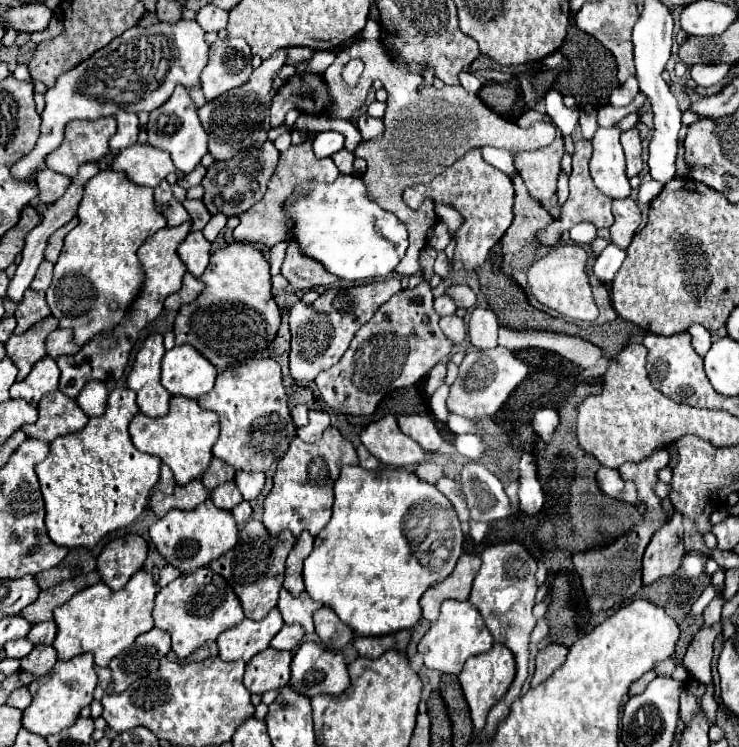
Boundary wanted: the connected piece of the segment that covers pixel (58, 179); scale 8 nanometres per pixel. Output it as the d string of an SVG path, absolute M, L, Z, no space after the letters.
M42 169L36 177L36 183L40 187L40 201L44 205L52 205L54 201L58 201L64 195L66 187L70 185L70 177L64 177L50 169Z

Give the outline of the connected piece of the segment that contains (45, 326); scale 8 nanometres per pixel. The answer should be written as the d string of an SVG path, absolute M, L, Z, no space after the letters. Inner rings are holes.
M46 317L42 321L38 321L36 325L32 325L26 333L22 335L12 335L4 345L6 345L6 355L14 361L14 365L18 367L18 379L22 381L34 367L36 361L40 361L42 357L46 357L46 349L44 349L44 339L48 337L48 333L52 333L54 329L58 329L58 319L56 317Z

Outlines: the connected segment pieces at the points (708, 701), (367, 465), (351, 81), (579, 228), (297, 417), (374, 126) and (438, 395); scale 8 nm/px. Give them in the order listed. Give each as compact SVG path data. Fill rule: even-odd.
M708 687L706 695L704 695L704 701L700 703L700 709L702 709L702 713L704 713L704 717L706 717L706 721L708 721L710 727L716 723L716 711L718 711L718 705L716 705L716 701L714 701L714 697L712 697L712 691L714 691L714 689Z
M364 445L358 447L358 457L360 457L360 467L364 467L364 469L378 469L380 467L380 461L374 455L370 455Z
M353 59L344 67L342 78L348 85L357 85L363 69L363 62L359 59Z
M578 223L570 229L570 239L576 241L578 245L590 245L592 239L596 237L596 225L594 223Z
M296 405L292 409L292 421L294 421L296 427L304 427L308 423L308 411L310 409L306 405Z
M360 115L358 117L358 129L362 133L362 139L370 141L370 139L380 137L384 133L384 121L382 119L374 119L370 115Z
M444 383L432 397L430 397L430 409L436 415L436 419L444 421L448 419L448 409L446 409L446 397L448 397L448 385Z

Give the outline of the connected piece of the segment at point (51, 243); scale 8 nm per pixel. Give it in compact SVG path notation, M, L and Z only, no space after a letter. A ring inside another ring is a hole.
M76 217L48 237L48 247L46 247L46 251L44 251L44 259L46 259L46 261L50 261L50 263L56 263L56 261L58 261L58 255L60 255L60 251L62 251L62 243L64 243L64 237L66 237L66 233L68 233L74 225L78 225L78 219L76 219Z

